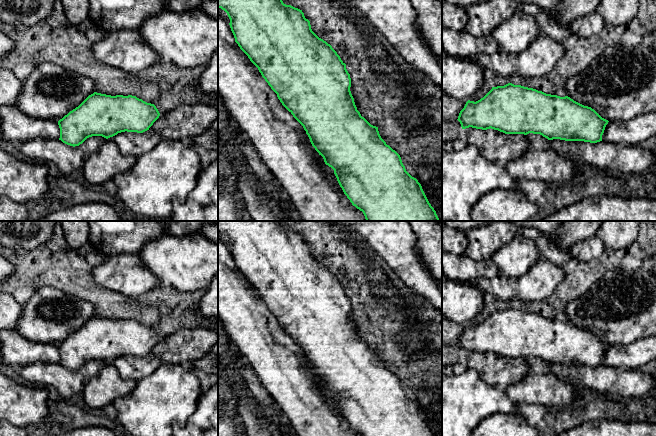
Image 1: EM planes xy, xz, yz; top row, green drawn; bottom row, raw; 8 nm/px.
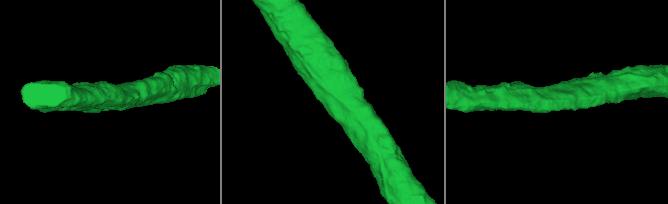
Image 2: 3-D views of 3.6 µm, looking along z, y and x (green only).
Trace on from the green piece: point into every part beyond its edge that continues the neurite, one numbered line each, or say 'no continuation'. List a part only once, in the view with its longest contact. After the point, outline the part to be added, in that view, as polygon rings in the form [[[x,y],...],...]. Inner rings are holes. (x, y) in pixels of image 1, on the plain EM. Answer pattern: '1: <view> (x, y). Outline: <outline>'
no continuation

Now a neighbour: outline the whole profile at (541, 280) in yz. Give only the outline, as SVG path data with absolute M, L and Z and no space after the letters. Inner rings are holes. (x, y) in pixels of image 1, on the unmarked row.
M544 258L519 277L484 277L476 285L490 300L520 302L543 301L564 280L562 268Z

